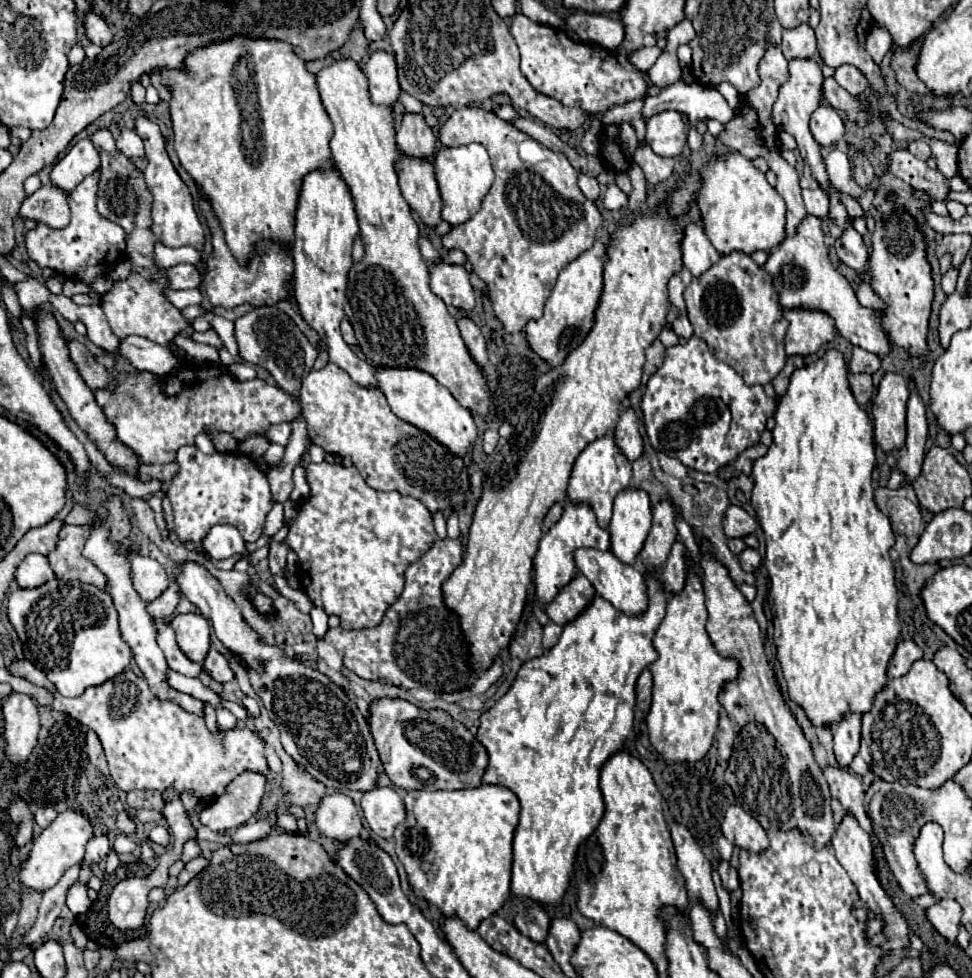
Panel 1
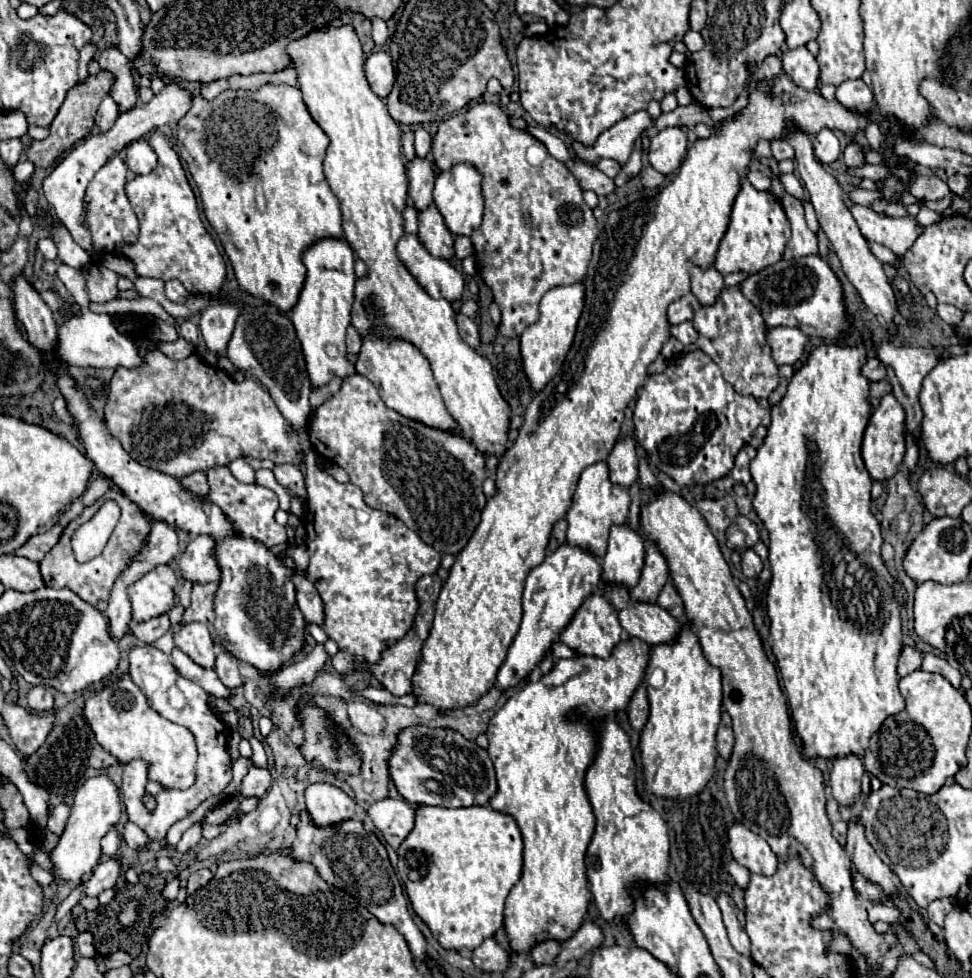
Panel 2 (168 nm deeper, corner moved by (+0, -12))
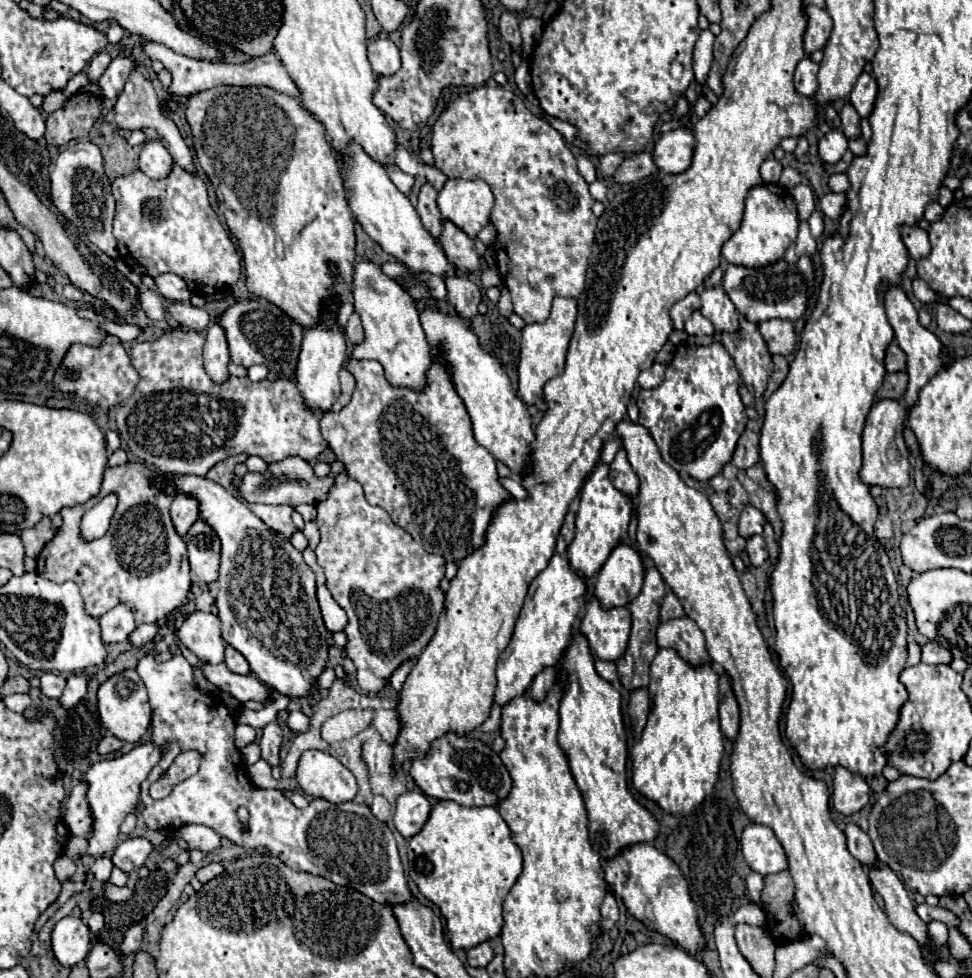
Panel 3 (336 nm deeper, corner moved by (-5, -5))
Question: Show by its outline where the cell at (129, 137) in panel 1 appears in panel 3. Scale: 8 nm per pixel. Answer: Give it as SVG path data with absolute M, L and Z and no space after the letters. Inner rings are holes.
M148 140L142 144L140 152L140 170L152 178L152 180L162 180L170 174L174 160L166 146L160 140Z

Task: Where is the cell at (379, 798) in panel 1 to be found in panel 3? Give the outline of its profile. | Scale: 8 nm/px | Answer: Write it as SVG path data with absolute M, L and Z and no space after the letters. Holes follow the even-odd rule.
M404 792L396 800L396 812L394 812L394 826L396 830L410 840L414 834L422 830L430 816L432 804L426 794L422 792Z

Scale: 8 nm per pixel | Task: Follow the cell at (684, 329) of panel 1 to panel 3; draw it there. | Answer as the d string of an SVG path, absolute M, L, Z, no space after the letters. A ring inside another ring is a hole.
M698 310L688 318L686 322L686 332L690 336L712 336L714 334L714 326L710 320L706 320Z

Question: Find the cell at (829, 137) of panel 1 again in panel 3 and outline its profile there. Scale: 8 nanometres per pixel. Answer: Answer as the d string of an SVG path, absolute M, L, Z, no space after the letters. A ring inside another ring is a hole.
M830 130L818 140L818 154L828 164L836 164L846 150L848 150L848 140L840 130Z

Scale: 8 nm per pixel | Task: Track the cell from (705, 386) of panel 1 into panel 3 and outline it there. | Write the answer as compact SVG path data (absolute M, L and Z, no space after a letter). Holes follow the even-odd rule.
M722 344L710 346L678 346L672 362L666 368L666 378L660 386L642 390L638 394L640 408L640 424L646 426L660 448L664 462L668 462L676 472L688 472L692 478L706 482L720 474L722 466L730 462L736 442L746 428L746 412L738 394L738 386L742 386L740 374L734 366L734 360L726 352Z

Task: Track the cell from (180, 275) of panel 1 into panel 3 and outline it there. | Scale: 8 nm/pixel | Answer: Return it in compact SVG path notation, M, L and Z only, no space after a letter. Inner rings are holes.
M160 274L154 278L158 292L168 298L168 300L176 300L176 302L188 302L190 300L190 290L186 288L186 282L176 276L176 274Z

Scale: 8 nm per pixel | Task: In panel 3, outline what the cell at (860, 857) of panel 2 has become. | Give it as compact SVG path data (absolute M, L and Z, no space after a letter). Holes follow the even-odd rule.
M882 862L876 866L868 868L872 888L884 898L886 902L886 914L890 922L900 930L910 934L920 948L926 946L928 942L928 932L926 932L926 922L920 920L920 916L914 910L914 902L908 896L904 884L900 878Z

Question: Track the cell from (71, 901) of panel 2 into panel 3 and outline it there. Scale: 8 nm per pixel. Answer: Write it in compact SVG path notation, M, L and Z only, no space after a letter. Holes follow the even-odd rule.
M102 856L102 858L98 858L98 860L94 862L94 866L90 868L90 872L92 872L98 880L108 880L112 868L114 868L114 864L112 864L110 856Z

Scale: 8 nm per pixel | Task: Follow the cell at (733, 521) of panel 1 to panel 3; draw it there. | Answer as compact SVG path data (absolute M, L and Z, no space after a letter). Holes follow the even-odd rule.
M748 504L742 514L740 514L740 522L738 522L738 530L740 530L740 536L742 538L750 538L754 534L762 534L762 528L766 524L766 518L764 514L754 508L752 504Z

